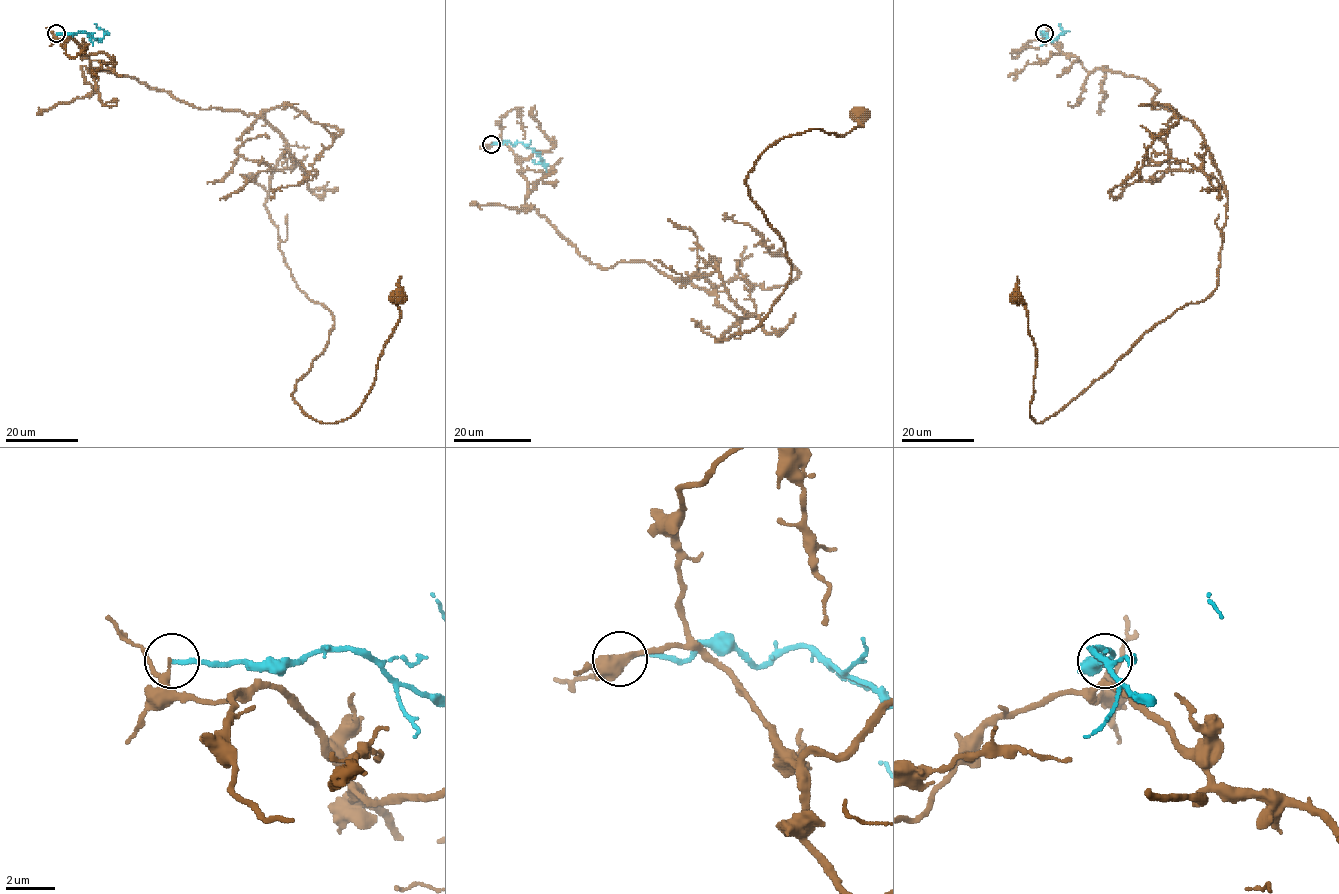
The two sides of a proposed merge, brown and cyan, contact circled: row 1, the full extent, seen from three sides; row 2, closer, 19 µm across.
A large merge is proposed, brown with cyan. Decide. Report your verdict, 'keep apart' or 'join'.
keep apart

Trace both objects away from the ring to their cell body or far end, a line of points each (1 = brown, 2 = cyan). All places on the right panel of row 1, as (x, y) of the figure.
1: (1044, 33), (1088, 71), (1143, 78), (1154, 109), (1190, 119), (1226, 221), (1210, 294), (1042, 422), (1015, 297)
2: (1044, 33), (1055, 40), (1062, 31), (1059, 23)

